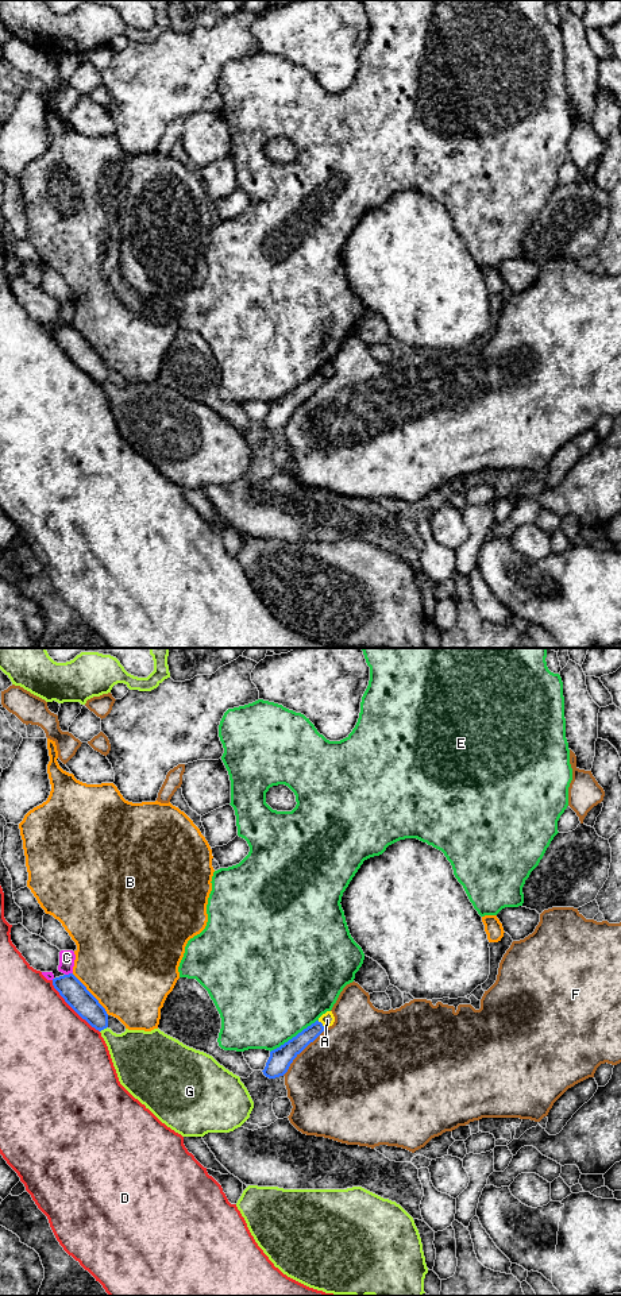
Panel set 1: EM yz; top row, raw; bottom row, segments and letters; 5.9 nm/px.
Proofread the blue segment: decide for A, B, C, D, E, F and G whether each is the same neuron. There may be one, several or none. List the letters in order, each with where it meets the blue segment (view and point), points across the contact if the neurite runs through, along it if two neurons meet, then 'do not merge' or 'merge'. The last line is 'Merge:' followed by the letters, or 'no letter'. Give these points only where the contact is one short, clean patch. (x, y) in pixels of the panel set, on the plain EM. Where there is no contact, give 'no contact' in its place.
A: yz (321, 375) | across yz (289, 402), (321, 375), (327, 371) | merge
B: yz (91, 346) | do not merge
C: yz (69, 326) | do not merge
D: yz (72, 359) | do not merge
E: yz (293, 389) | do not merge
F: yz (301, 402) | do not merge
G: yz (103, 381) | do not merge
Merge: A

